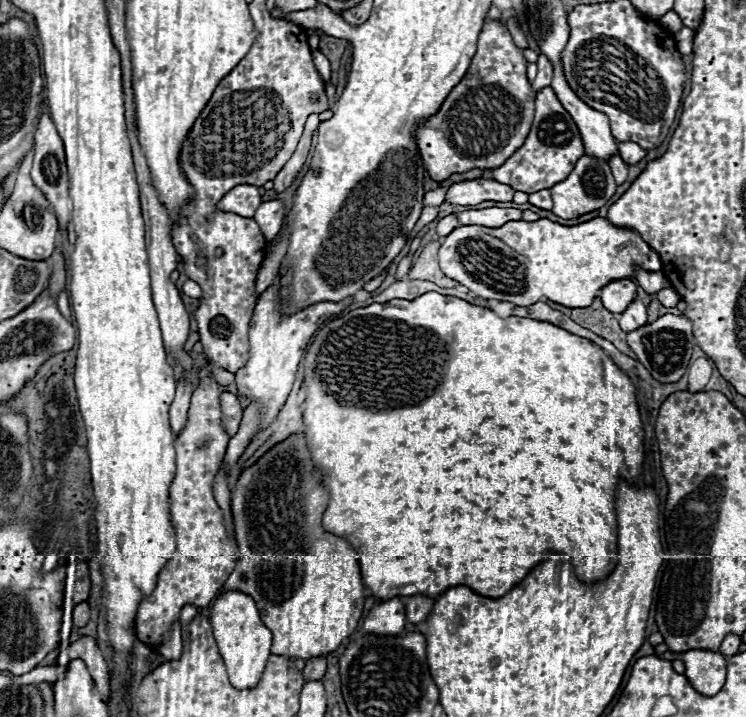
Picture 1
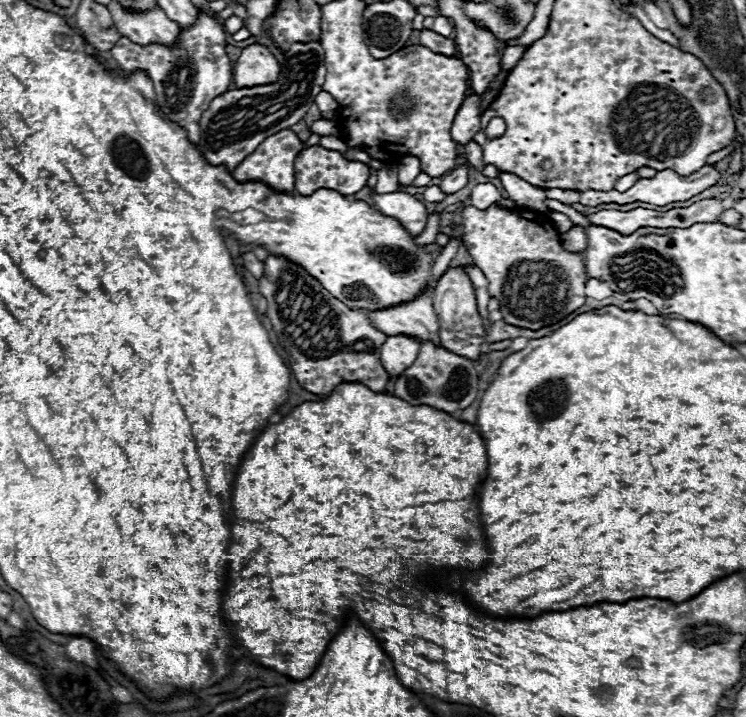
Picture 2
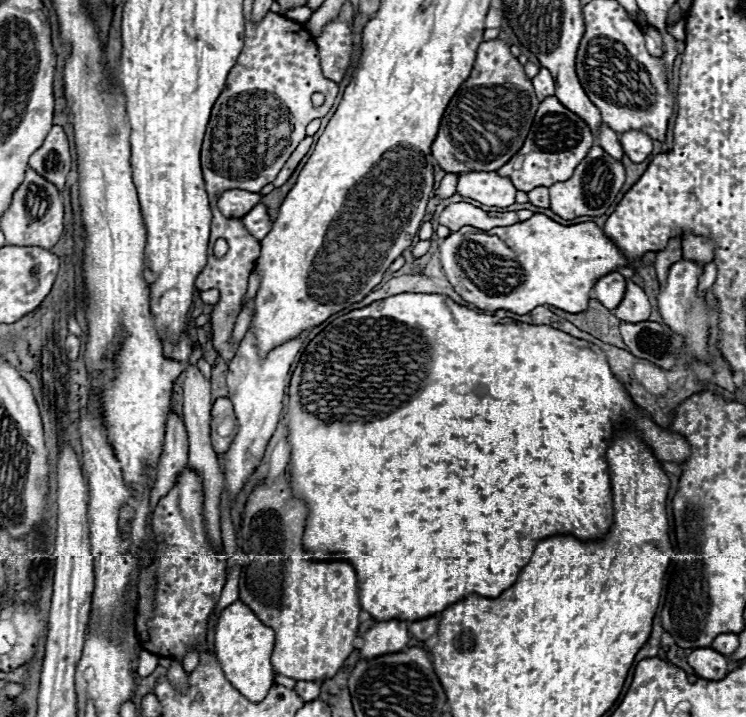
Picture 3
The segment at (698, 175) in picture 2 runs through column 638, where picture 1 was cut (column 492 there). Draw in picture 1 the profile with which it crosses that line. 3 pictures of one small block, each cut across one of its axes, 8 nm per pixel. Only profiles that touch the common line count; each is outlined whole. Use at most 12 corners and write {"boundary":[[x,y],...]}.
{"boundary":[[496,180],[452,184],[446,200],[462,206],[512,202],[516,190]]}

